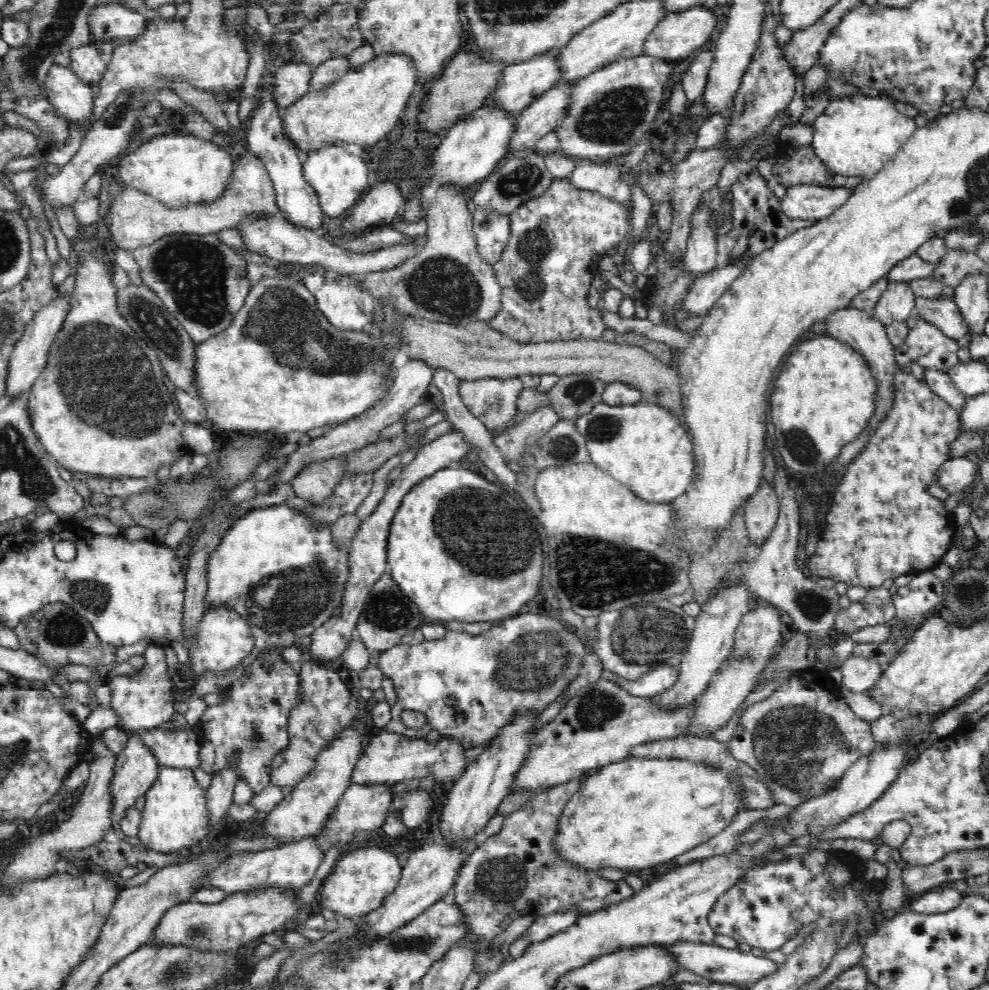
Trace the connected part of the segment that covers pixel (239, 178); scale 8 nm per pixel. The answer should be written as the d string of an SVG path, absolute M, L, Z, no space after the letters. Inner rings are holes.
M248 151L238 160L238 166L229 179L226 190L216 200L186 204L180 208L169 208L150 194L138 188L121 188L108 200L110 232L116 248L132 252L142 245L152 244L155 240L170 233L190 233L197 235L214 235L223 228L235 228L244 216L273 215L279 211L277 193L264 162L254 153Z

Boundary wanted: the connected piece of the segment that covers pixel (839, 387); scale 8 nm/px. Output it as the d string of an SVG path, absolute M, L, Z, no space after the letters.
M828 334L801 343L784 362L784 368L770 396L772 422L776 426L775 438L778 440L777 450L784 464L793 471L810 476L822 472L840 449L854 440L867 425L874 410L874 391L875 382L867 362L849 344Z

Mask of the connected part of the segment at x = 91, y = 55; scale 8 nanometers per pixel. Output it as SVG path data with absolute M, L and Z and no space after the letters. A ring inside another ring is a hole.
M86 44L71 49L70 68L86 84L99 84L106 72L106 61L94 45Z

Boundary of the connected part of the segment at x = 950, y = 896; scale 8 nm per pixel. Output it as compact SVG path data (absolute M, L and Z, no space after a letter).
M949 885L947 888L938 891L931 890L913 897L907 902L907 905L918 912L943 913L954 910L965 897L965 894Z

